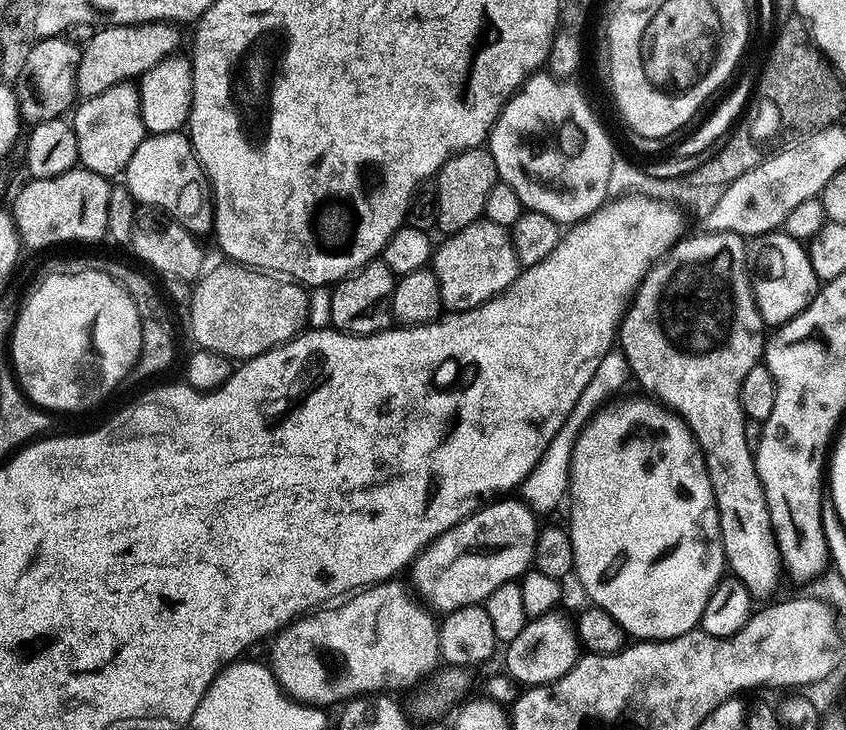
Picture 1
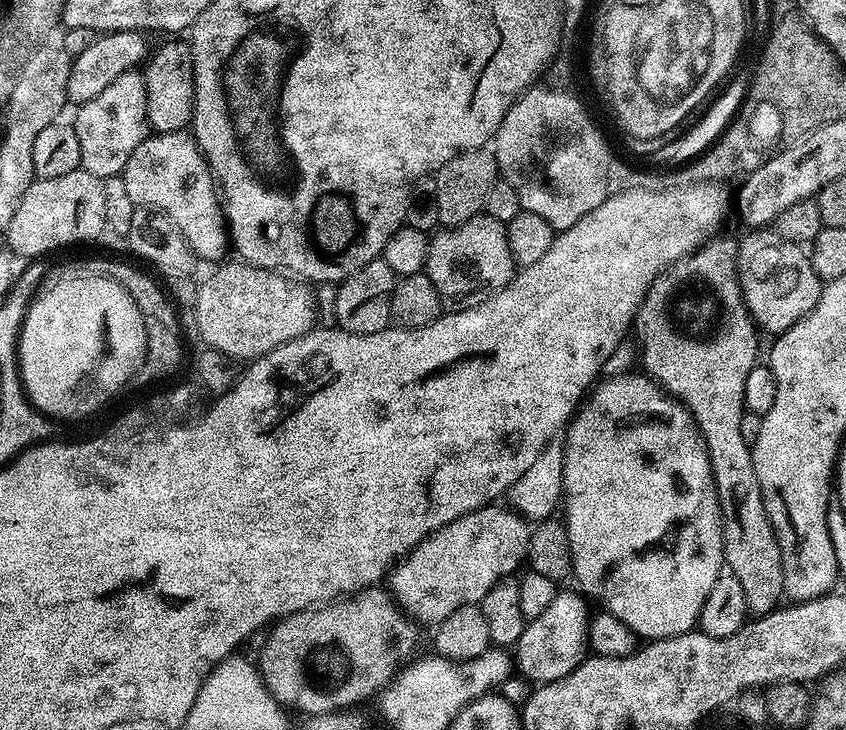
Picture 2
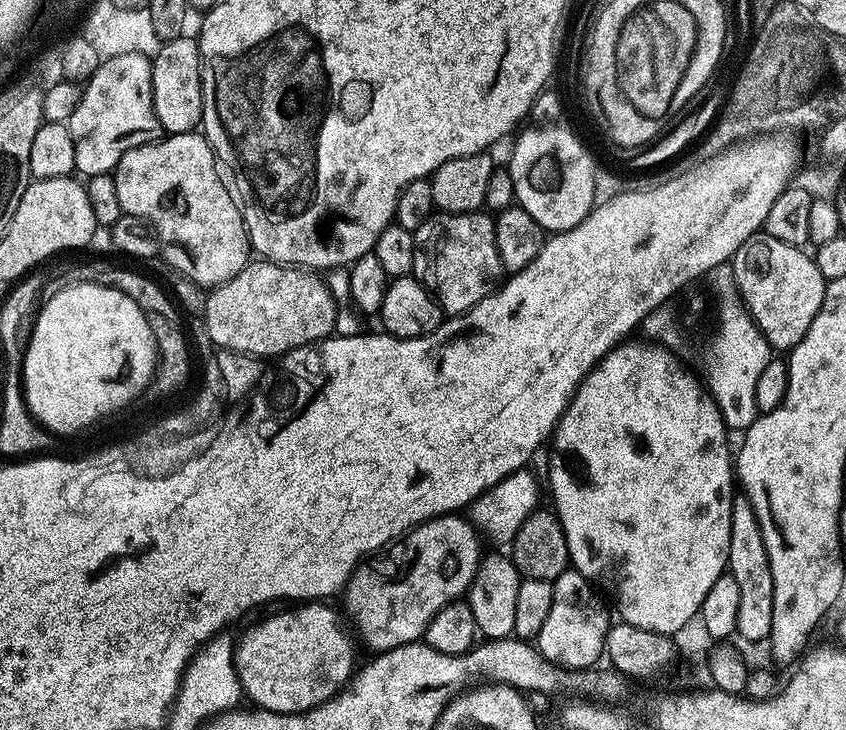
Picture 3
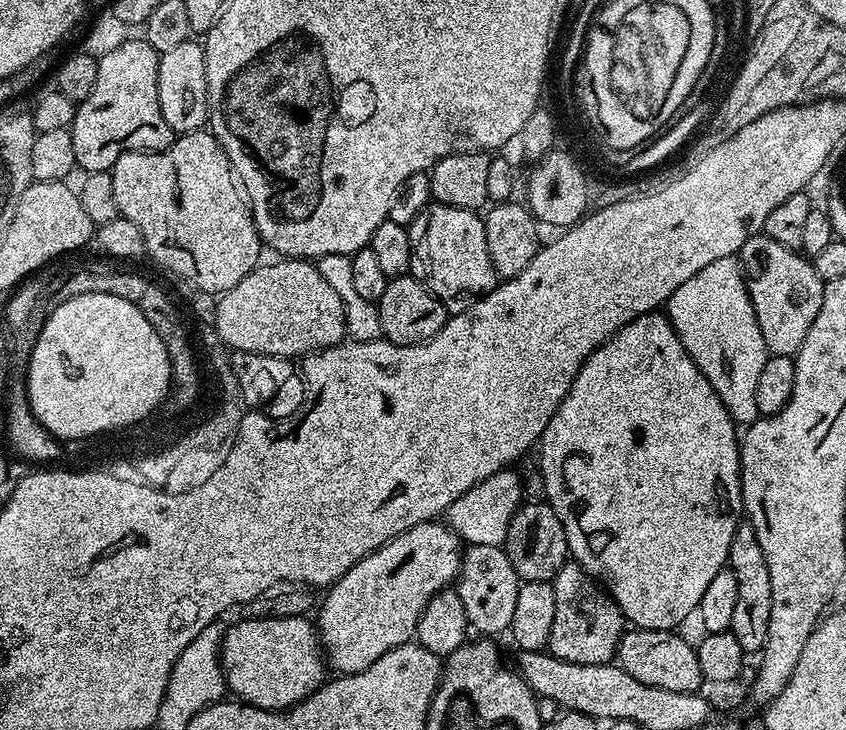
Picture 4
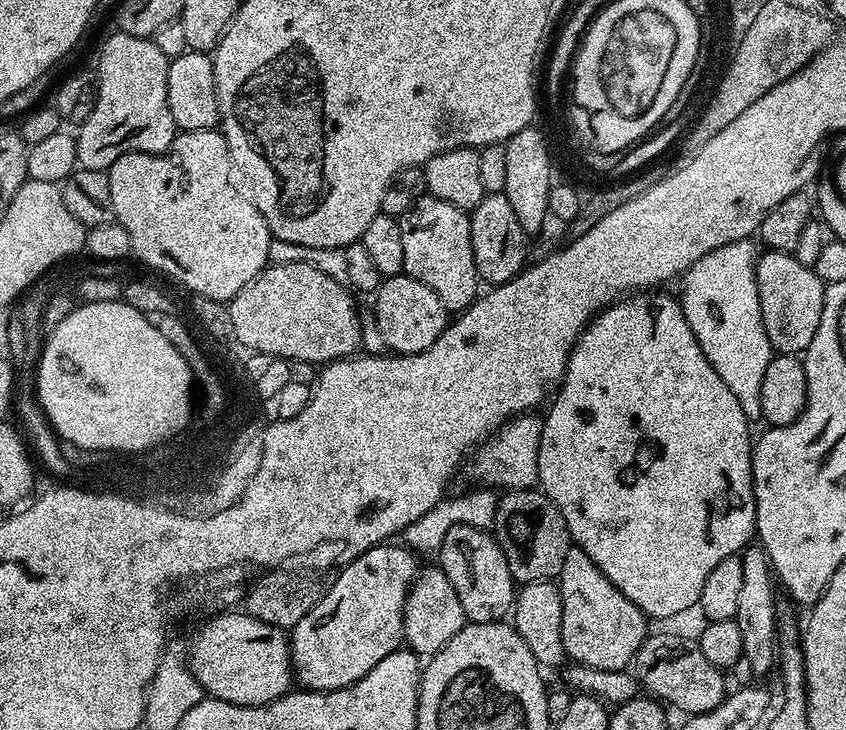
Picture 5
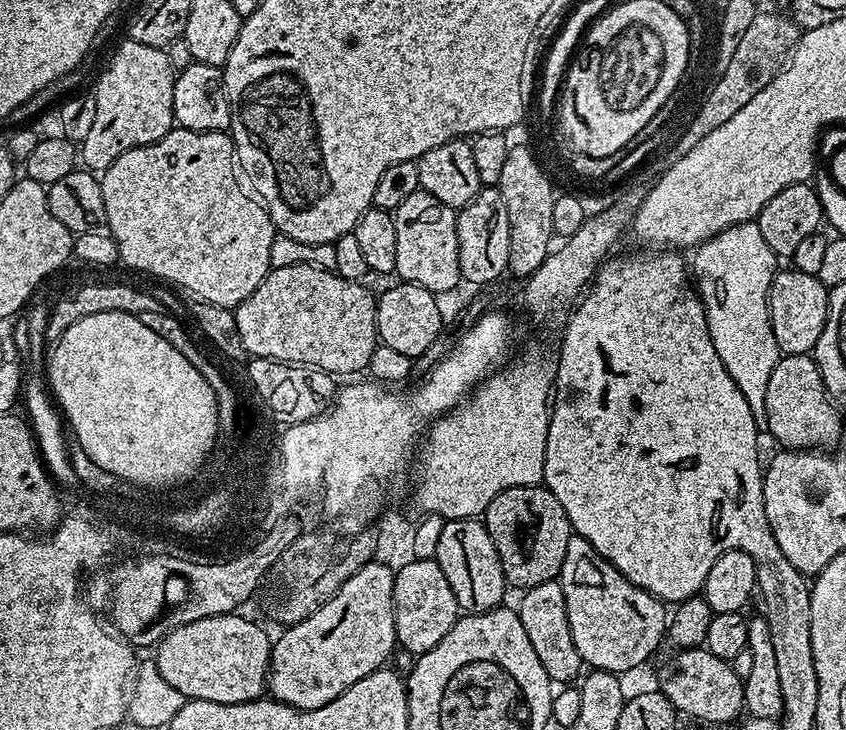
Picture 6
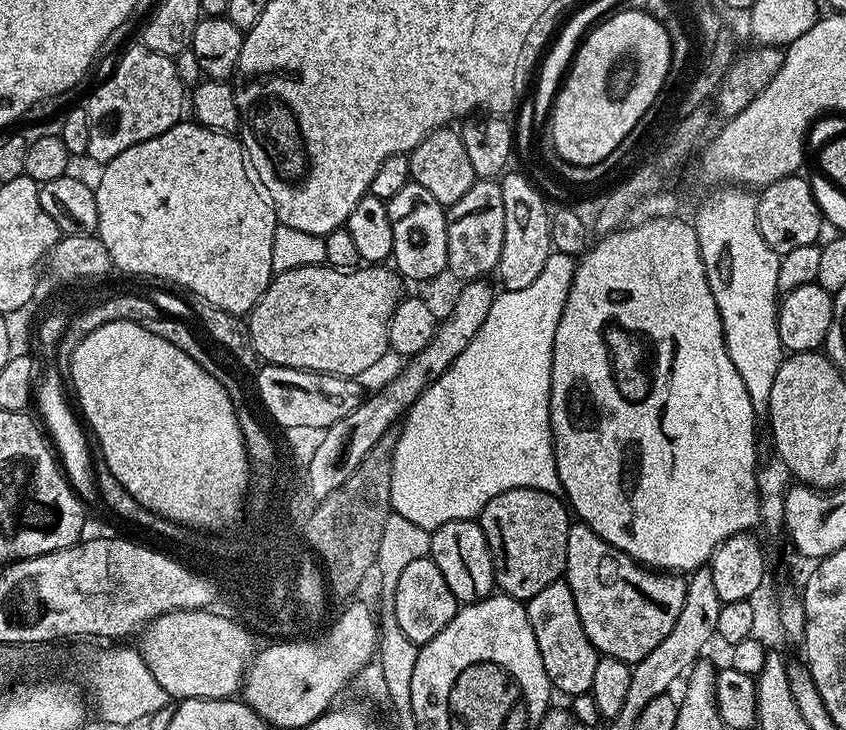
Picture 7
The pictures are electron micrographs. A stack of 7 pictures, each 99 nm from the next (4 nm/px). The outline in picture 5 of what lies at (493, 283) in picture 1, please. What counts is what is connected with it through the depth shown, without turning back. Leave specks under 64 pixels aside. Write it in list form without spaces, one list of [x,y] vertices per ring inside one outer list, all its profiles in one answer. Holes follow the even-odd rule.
[[[425,194],[414,202],[405,216],[399,217],[399,222],[402,230],[403,275],[426,282],[426,286],[430,286],[430,290],[442,298],[442,306],[449,314],[459,314],[468,309],[482,288],[482,281],[476,275],[474,266],[469,213],[458,206],[450,206],[450,202],[442,202],[442,198]]]

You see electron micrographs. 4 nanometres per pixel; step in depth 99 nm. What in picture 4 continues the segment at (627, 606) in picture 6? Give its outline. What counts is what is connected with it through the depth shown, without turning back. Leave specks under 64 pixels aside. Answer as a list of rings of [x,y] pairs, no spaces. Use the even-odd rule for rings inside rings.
[[[575,562],[564,564],[550,583],[554,590],[554,627],[550,630],[547,651],[566,662],[609,663],[626,631],[624,615],[615,600]]]

